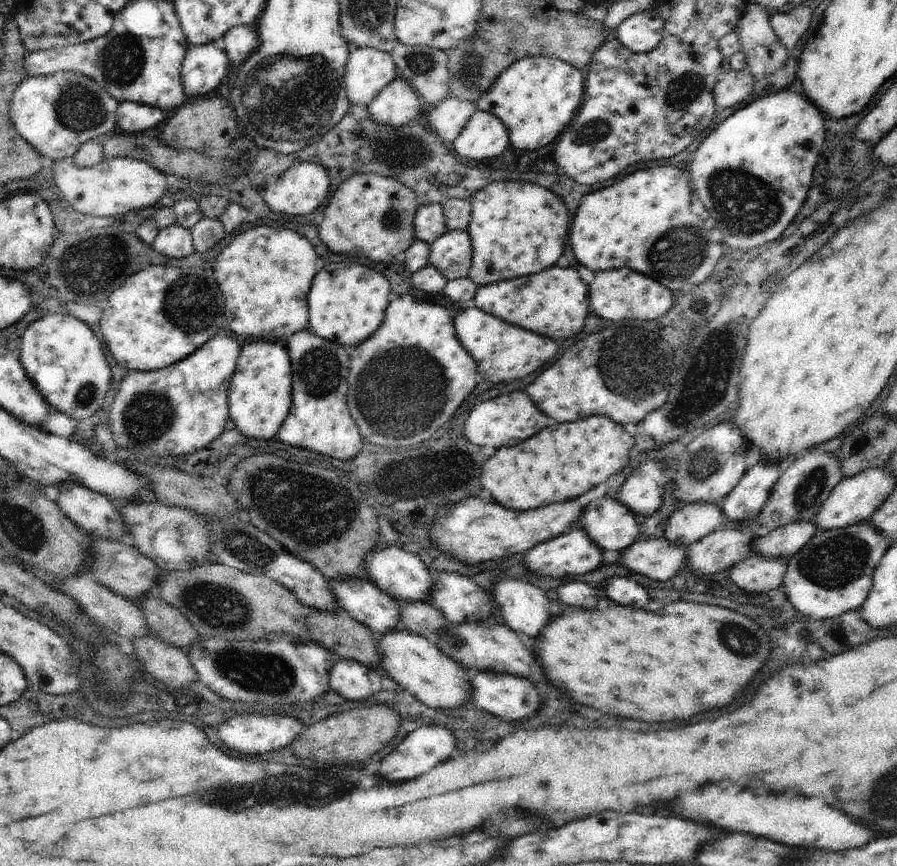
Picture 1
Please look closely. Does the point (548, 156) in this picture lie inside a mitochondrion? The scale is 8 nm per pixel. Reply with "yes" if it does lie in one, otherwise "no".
no

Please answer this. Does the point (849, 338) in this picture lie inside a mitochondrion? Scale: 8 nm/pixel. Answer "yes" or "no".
no

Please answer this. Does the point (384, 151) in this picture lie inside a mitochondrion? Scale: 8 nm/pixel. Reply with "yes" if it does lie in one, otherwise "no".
yes

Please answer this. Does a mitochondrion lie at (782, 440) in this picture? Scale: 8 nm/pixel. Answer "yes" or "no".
no

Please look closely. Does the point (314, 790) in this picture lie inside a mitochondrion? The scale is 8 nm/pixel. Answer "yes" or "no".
yes

